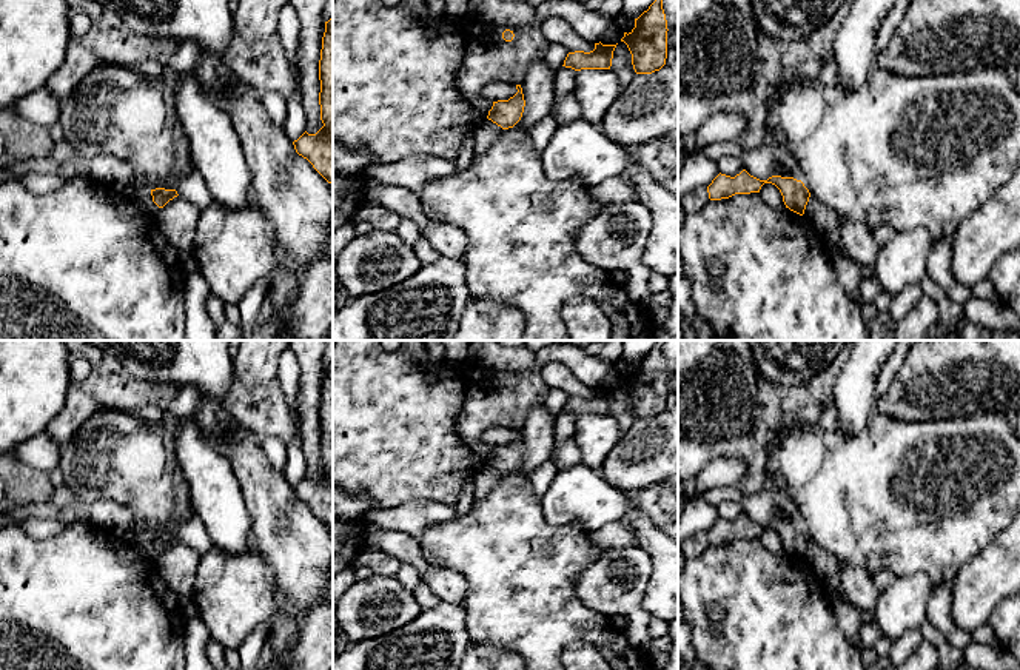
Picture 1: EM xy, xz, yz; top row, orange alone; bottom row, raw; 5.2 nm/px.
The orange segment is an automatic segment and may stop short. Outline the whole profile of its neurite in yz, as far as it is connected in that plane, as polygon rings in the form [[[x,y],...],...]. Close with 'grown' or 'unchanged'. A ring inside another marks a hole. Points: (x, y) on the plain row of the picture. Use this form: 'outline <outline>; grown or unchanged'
outline [[[746,514],[735,522],[720,518],[707,531],[707,538],[710,545],[721,545],[735,539],[760,538],[764,528],[772,528],[780,534],[786,553],[800,561],[804,559],[810,538],[801,525],[794,522],[772,521],[767,525],[760,525],[750,521]]]; unchanged

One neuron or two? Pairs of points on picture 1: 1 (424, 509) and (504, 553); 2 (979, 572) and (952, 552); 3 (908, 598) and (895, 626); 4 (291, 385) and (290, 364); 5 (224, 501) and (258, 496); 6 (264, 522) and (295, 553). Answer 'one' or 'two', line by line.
1: two
2: two
3: one
4: one
5: two
6: one

